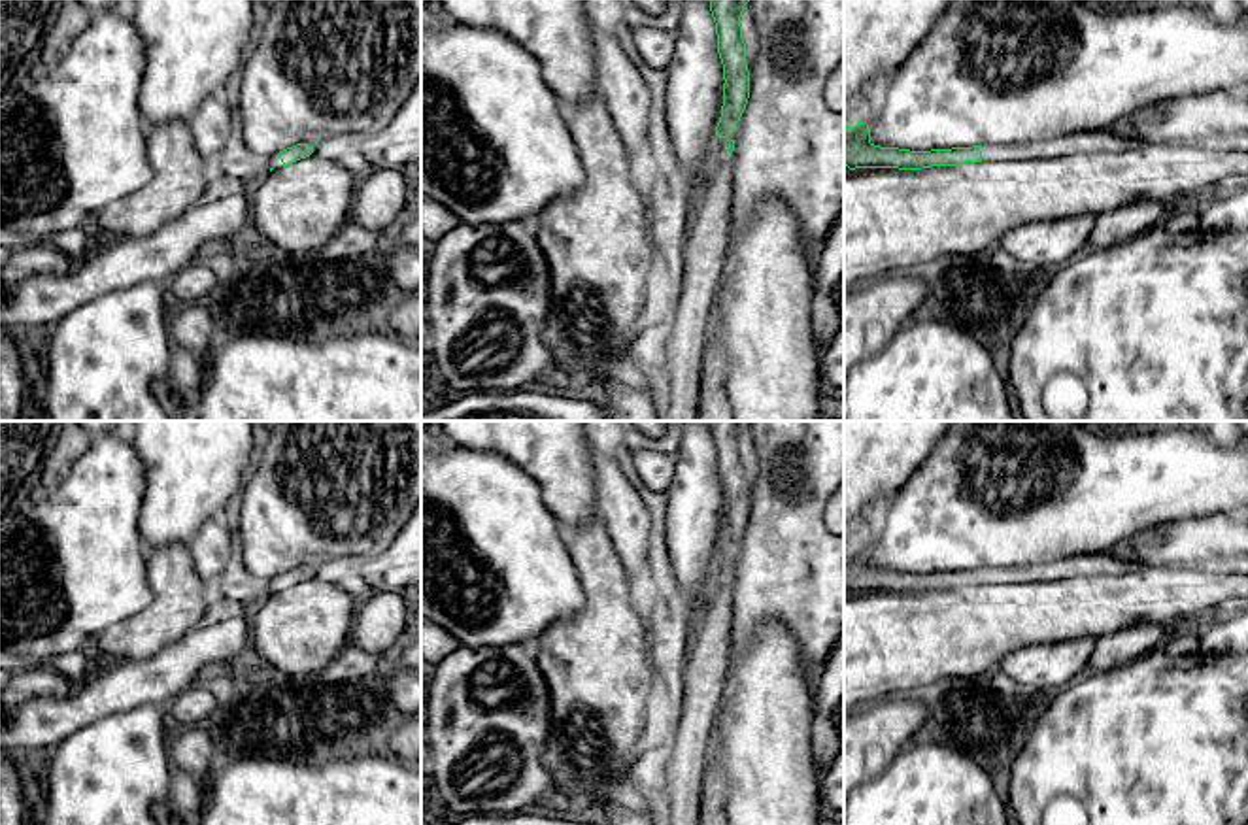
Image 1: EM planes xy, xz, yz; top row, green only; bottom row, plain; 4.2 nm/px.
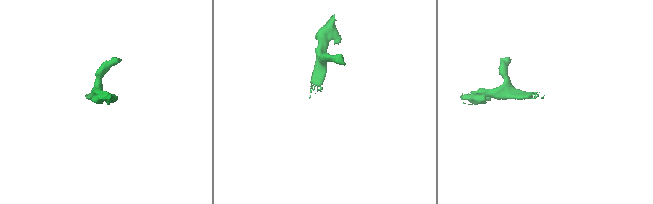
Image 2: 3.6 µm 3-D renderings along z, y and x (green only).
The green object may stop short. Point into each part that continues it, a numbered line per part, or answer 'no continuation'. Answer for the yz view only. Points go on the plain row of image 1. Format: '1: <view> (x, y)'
1: yz (1103, 563)

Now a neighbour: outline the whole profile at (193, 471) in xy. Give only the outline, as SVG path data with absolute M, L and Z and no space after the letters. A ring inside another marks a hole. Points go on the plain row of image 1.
M136 421L132 446L145 472L138 529L147 549L155 549L187 544L208 519L223 515L227 506L238 498L257 459L259 430L251 421Z

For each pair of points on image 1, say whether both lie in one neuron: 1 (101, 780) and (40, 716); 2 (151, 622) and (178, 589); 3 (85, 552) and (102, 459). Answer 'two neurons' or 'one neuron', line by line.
1: two neurons
2: one neuron
3: one neuron

